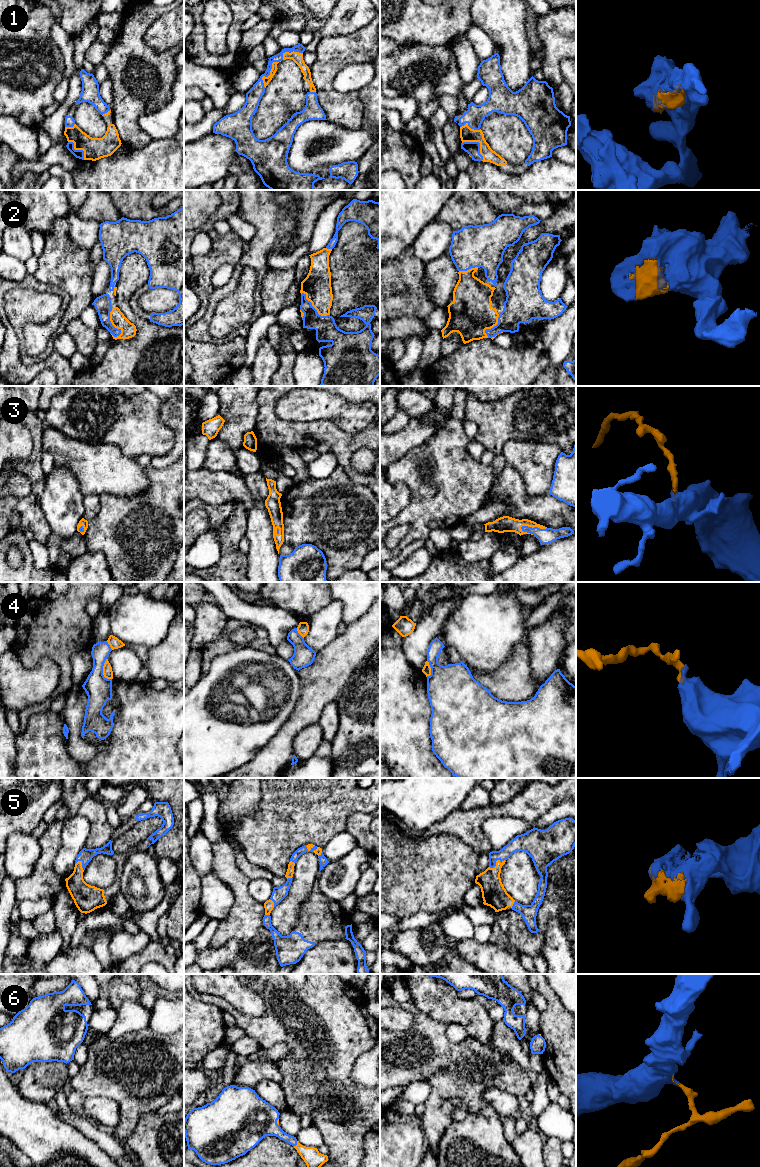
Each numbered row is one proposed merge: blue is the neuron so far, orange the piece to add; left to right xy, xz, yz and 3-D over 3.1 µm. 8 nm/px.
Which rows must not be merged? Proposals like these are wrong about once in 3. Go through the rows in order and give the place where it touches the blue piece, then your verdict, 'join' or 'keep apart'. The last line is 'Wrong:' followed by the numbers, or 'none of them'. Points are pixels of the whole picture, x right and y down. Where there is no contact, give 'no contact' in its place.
1: contact xz (269, 73); join
2: contact xy (111, 324); join
3: contact yz (534, 527); join
4: contact xy (102, 671); keep apart
5: contact yz (495, 862); join
6: contact xz (296, 1144); join
Wrong: 4

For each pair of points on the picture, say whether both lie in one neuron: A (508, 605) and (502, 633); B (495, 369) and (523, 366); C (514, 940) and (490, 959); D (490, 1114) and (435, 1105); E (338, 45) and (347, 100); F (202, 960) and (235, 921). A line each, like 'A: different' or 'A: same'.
A: same
B: same
C: different
D: different
E: same
F: different

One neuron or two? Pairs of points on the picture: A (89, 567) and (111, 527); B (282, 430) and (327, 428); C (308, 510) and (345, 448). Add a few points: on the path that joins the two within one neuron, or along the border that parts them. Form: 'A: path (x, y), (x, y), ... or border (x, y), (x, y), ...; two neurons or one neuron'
A: border (87, 551), (101, 552), (110, 571); two neurons
B: path (293, 430), (316, 430); one neuron
C: border (336, 464), (340, 465), (353, 480); two neurons

